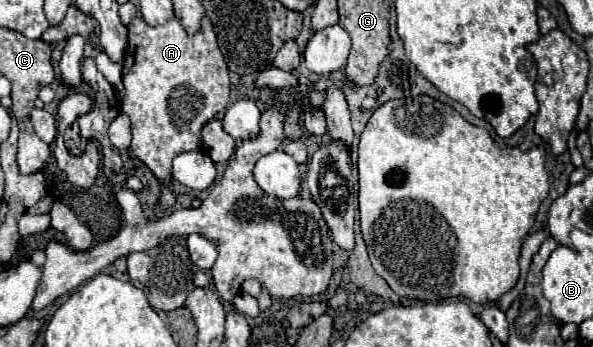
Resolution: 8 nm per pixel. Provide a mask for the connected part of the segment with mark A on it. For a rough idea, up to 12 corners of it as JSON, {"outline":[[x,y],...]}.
{"outline":[[210,20],[128,26],[130,152],[172,208],[172,160],[228,106]]}

